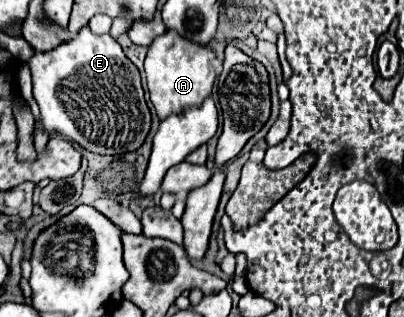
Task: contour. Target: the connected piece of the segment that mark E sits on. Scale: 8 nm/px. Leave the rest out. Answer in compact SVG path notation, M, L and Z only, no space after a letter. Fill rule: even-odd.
M86 25L70 41L62 41L52 51L36 53L28 63L40 109L36 123L48 135L62 135L100 155L124 155L144 143L152 119L144 101L140 71L128 61L114 37L96 35Z

